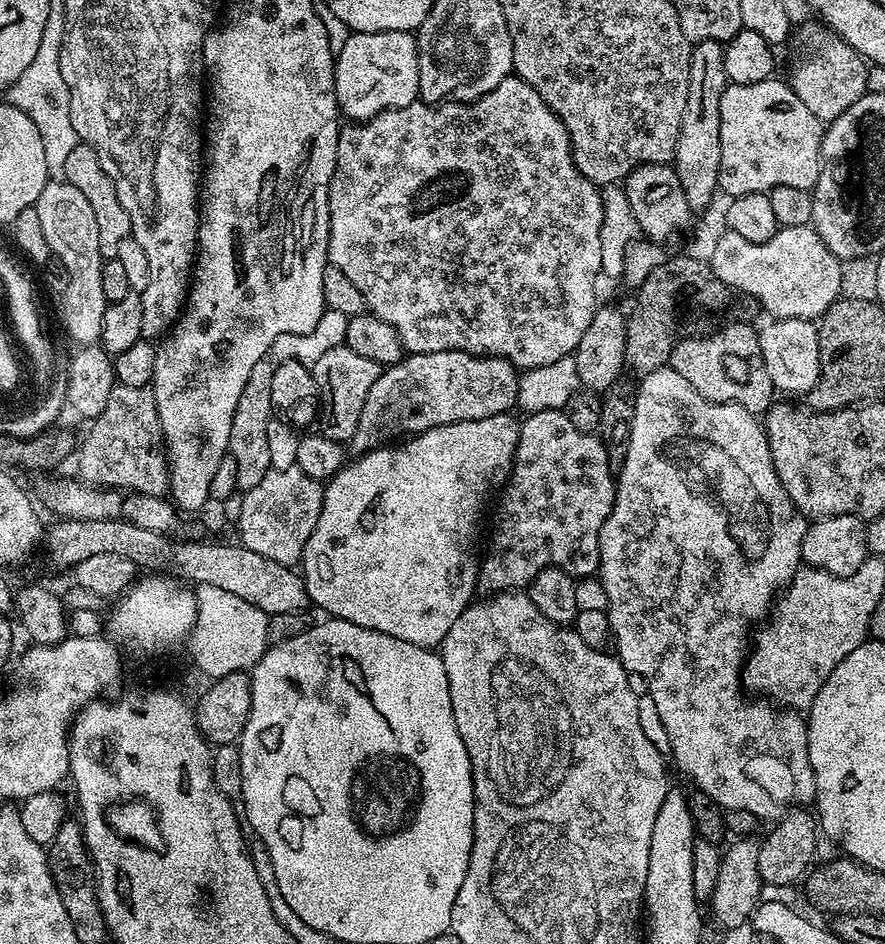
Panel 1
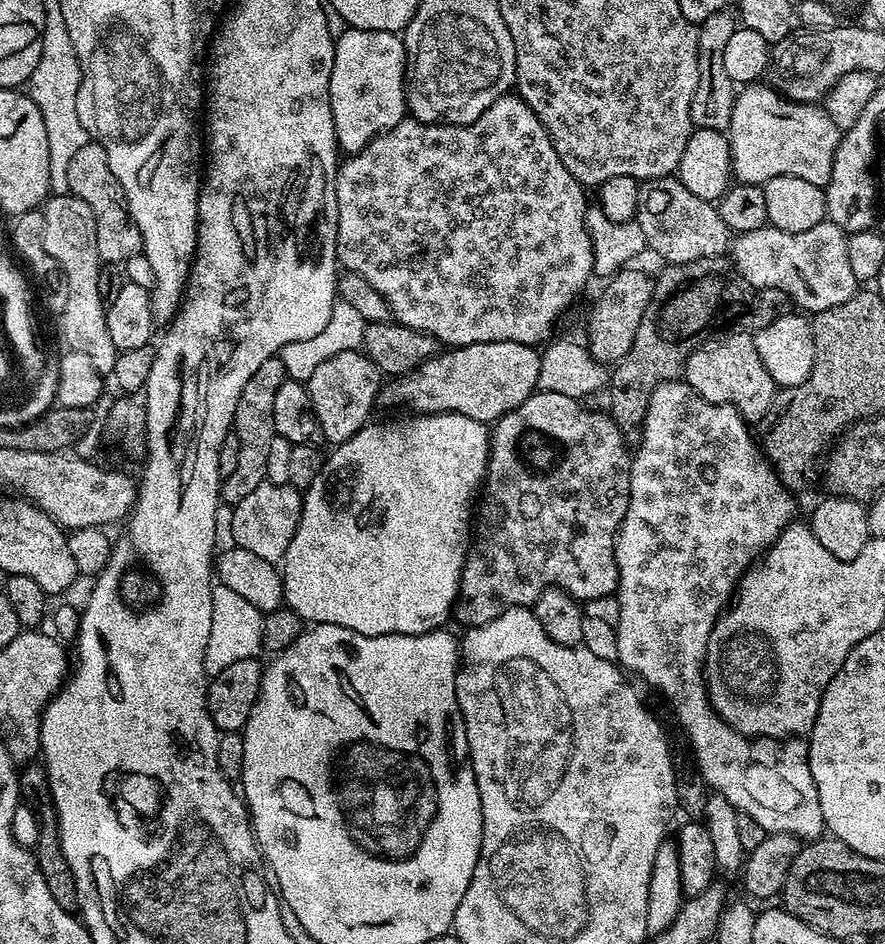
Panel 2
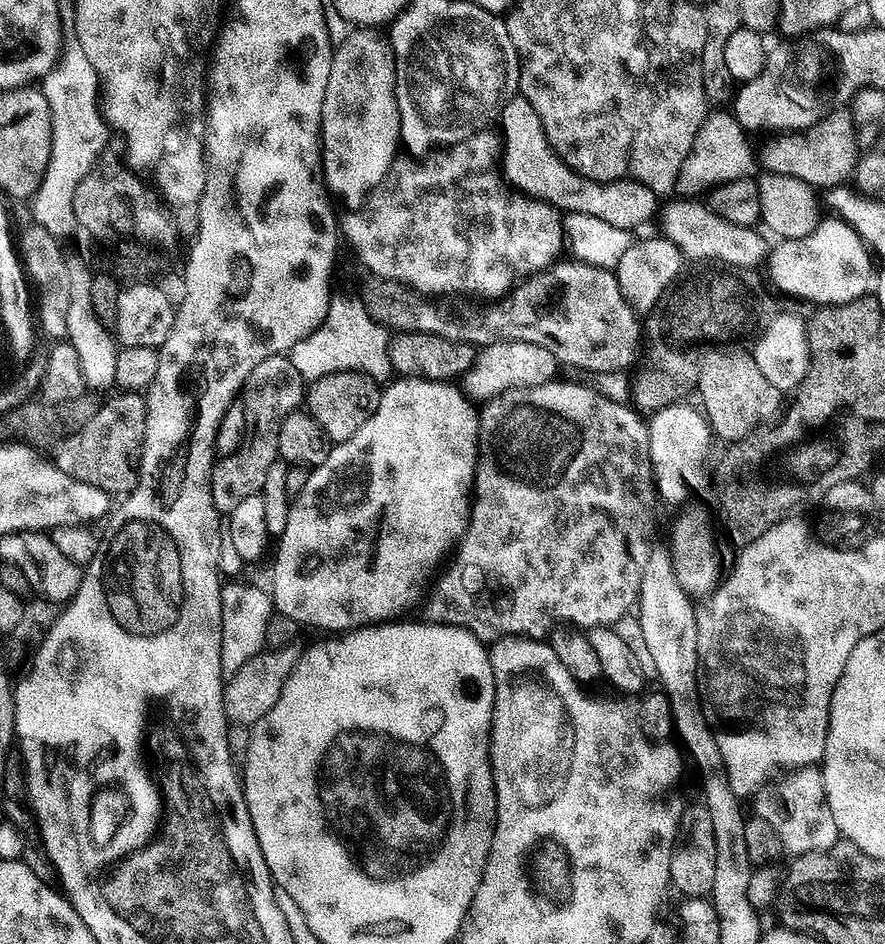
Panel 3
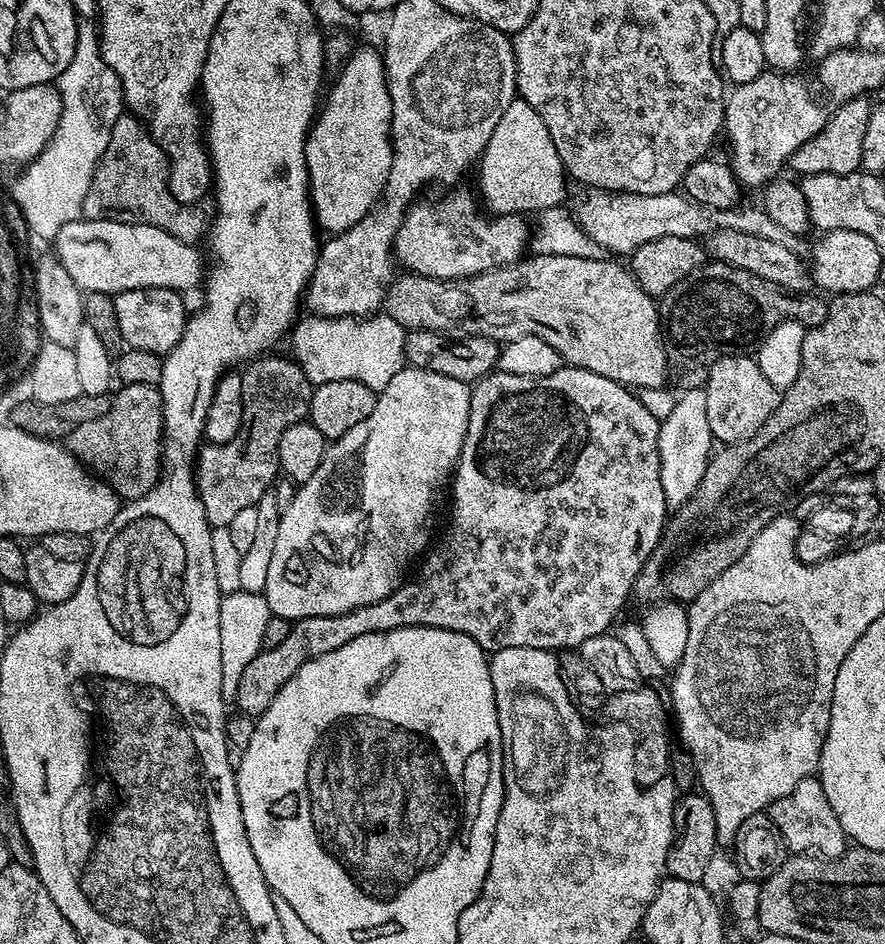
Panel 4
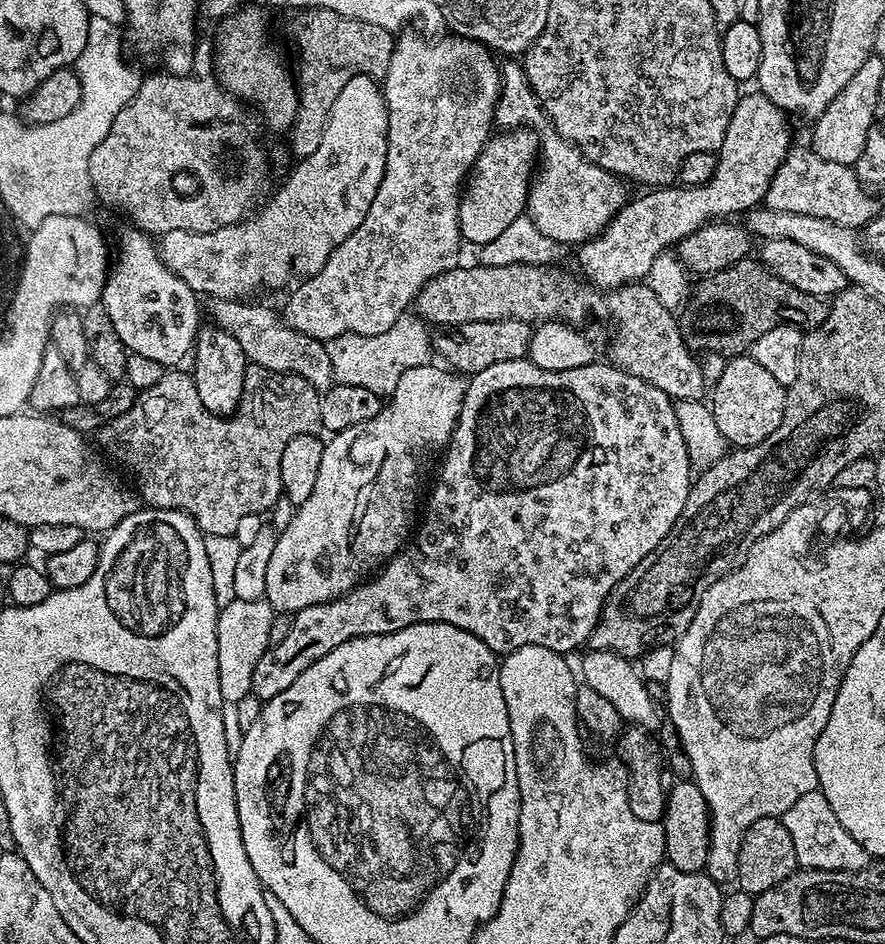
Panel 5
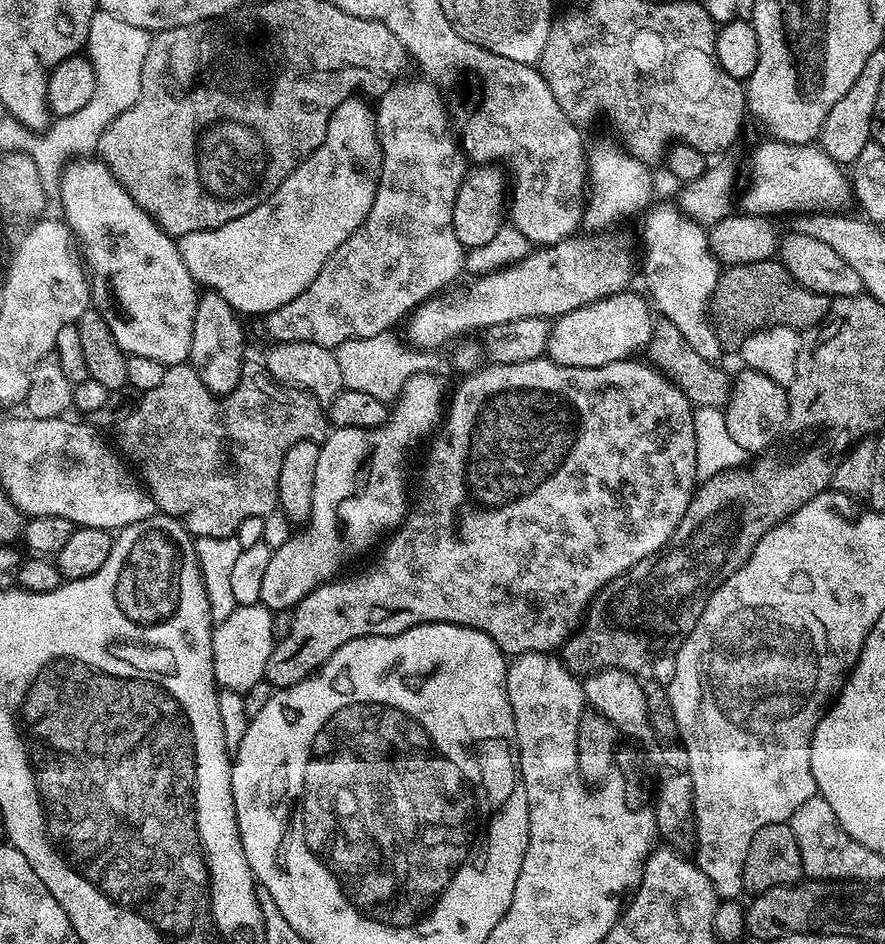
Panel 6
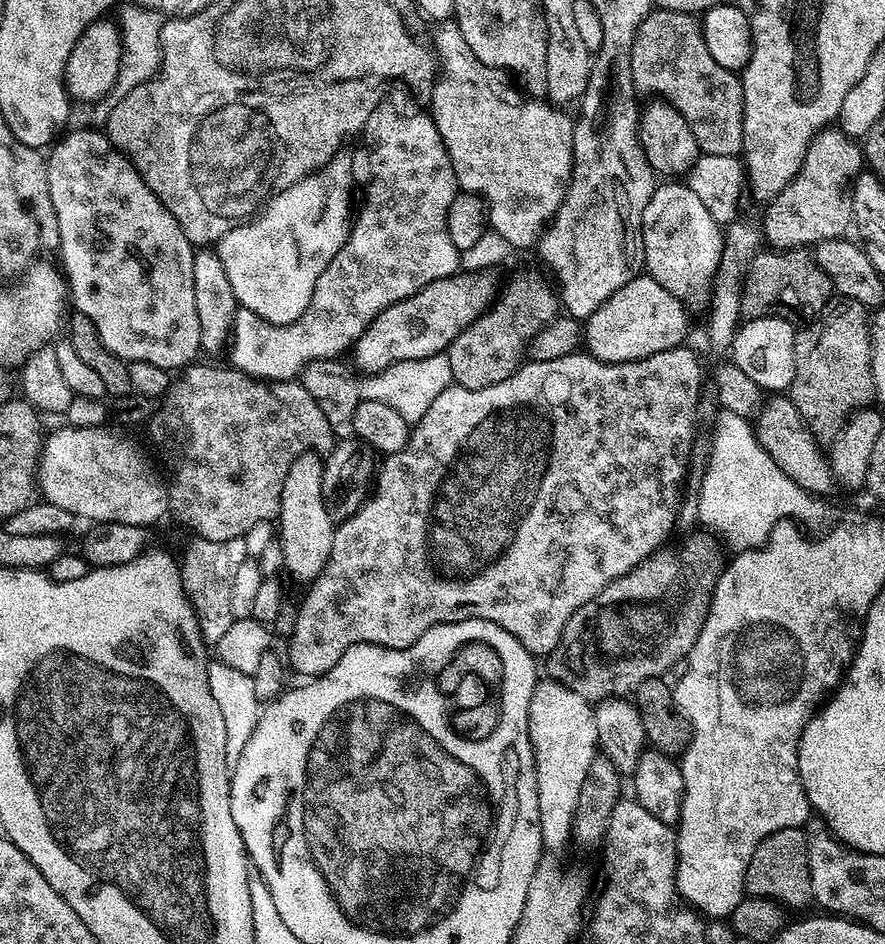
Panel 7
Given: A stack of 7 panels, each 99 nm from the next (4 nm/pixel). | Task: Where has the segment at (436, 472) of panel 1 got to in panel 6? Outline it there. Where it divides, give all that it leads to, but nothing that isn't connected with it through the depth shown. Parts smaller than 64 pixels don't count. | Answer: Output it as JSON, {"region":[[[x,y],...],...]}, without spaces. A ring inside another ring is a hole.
{"region":[[[434,374],[410,378],[410,382],[406,382],[406,386],[395,401],[388,422],[380,428],[333,427],[329,431],[328,437],[320,444],[318,466],[314,466],[314,498],[312,517],[306,522],[308,530],[293,534],[286,542],[286,546],[273,551],[270,563],[266,565],[266,574],[262,577],[260,603],[265,608],[273,610],[295,608],[298,601],[306,598],[306,594],[310,594],[310,590],[335,577],[341,571],[339,568],[351,556],[358,555],[380,535],[383,537],[389,530],[403,523],[410,506],[409,495],[407,497],[404,494],[404,459],[407,458],[408,451],[424,435],[427,437],[433,431],[441,419],[442,409],[446,404],[446,392],[444,396],[444,388],[437,378],[438,376]]]}

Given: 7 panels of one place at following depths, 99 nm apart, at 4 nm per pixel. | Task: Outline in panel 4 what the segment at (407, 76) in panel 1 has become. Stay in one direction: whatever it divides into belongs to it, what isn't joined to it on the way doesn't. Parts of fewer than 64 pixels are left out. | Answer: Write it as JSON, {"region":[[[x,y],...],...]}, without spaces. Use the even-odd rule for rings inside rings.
{"region":[[[357,47],[335,76],[336,81],[329,92],[327,89],[326,99],[308,133],[308,141],[304,147],[312,210],[317,225],[323,231],[325,228],[328,234],[350,230],[378,203],[384,195],[384,187],[392,169],[392,103],[383,55],[377,49],[375,52],[372,48]]]}

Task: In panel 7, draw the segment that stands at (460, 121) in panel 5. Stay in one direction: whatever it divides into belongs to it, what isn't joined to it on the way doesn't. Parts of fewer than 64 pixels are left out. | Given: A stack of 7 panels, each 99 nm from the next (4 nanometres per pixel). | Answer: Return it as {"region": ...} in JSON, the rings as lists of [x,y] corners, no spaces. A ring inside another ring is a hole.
{"region":[[[382,102],[370,114],[366,125],[366,133],[368,132],[368,140],[372,143],[372,181],[368,184],[368,193],[364,196],[364,205],[361,208],[359,205],[358,211],[355,213],[348,241],[342,246],[342,250],[338,250],[338,254],[334,254],[334,258],[330,258],[330,266],[326,266],[326,270],[322,270],[322,278],[318,278],[318,282],[314,286],[314,294],[310,298],[310,306],[306,306],[306,310],[301,316],[289,324],[271,324],[262,318],[252,315],[250,310],[237,307],[236,320],[232,323],[230,353],[232,352],[231,363],[239,372],[245,372],[247,376],[254,376],[258,380],[269,382],[273,380],[295,381],[301,375],[305,365],[310,363],[311,360],[343,357],[343,352],[347,348],[349,351],[355,345],[356,340],[366,330],[366,326],[370,326],[370,322],[374,322],[374,318],[378,318],[378,314],[382,310],[386,310],[390,305],[410,298],[415,292],[422,290],[430,282],[438,282],[438,278],[456,275],[460,268],[461,251],[455,248],[447,229],[447,212],[450,210],[450,204],[454,202],[458,193],[454,166],[450,162],[450,154],[442,142],[442,134],[438,134],[438,126],[433,122],[431,115],[424,110],[416,111],[420,112],[399,112],[394,105]]]}

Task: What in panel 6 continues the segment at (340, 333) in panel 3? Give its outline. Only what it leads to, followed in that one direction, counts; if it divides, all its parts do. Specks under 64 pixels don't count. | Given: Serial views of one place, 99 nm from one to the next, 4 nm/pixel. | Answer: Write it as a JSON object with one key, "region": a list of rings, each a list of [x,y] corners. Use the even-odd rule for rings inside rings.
{"region":[[[385,334],[374,338],[354,338],[338,345],[334,351],[339,369],[342,370],[344,387],[363,390],[365,394],[374,394],[374,398],[392,402],[399,397],[410,378],[437,371],[435,368],[439,366],[440,360],[435,351],[413,348],[397,340],[392,334]]]}

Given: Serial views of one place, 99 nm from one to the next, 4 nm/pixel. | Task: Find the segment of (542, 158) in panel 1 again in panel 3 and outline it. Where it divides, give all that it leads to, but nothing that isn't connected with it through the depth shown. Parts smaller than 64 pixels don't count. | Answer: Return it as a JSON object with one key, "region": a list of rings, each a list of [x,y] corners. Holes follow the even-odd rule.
{"region":[[[481,130],[473,136],[459,140],[456,144],[449,144],[439,150],[429,151],[419,158],[408,158],[412,160],[397,159],[392,168],[384,175],[384,179],[372,188],[364,196],[359,206],[353,207],[353,212],[341,215],[338,220],[338,228],[342,233],[342,240],[352,247],[352,252],[368,267],[367,271],[373,276],[381,276],[383,280],[397,280],[405,288],[409,288],[416,294],[428,296],[481,296],[488,302],[496,302],[507,297],[517,287],[518,282],[533,274],[542,273],[550,269],[561,259],[560,251],[565,251],[566,237],[564,234],[564,222],[561,213],[544,200],[525,195],[516,188],[511,187],[502,175],[501,151],[502,140],[494,131]]]}

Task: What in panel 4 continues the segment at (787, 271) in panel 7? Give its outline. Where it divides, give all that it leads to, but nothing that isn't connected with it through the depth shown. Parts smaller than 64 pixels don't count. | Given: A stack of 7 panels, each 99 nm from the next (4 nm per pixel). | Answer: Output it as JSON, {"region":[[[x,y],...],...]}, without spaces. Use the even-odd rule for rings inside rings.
{"region":[[[719,262],[701,264],[699,268],[686,274],[686,278],[682,278],[677,284],[671,284],[658,304],[671,375],[680,379],[681,389],[703,388],[706,383],[705,369],[724,356],[735,356],[745,350],[755,349],[766,338],[766,334],[770,334],[770,330],[774,330],[774,326],[778,326],[783,320],[797,320],[805,329],[822,326],[822,322],[826,322],[828,300],[823,295],[811,296],[805,298],[783,290],[774,282],[766,282],[766,278],[758,278],[758,274],[750,270]]]}

